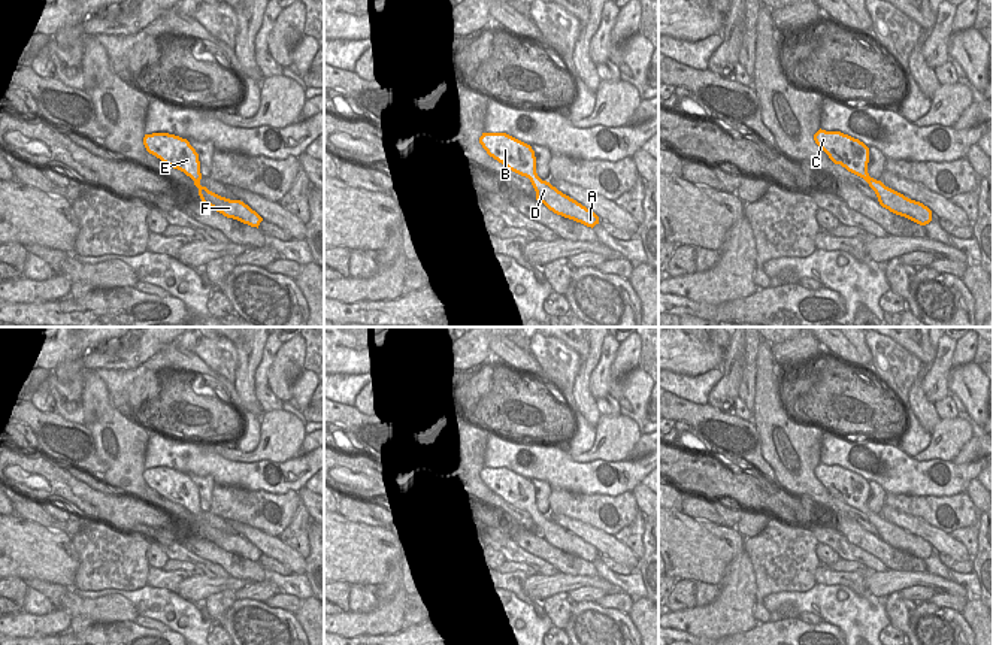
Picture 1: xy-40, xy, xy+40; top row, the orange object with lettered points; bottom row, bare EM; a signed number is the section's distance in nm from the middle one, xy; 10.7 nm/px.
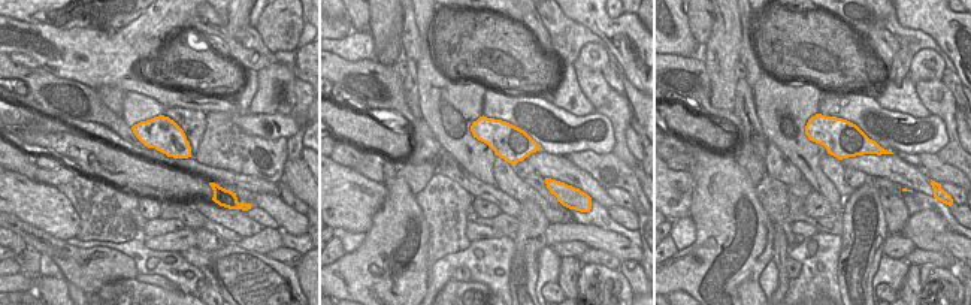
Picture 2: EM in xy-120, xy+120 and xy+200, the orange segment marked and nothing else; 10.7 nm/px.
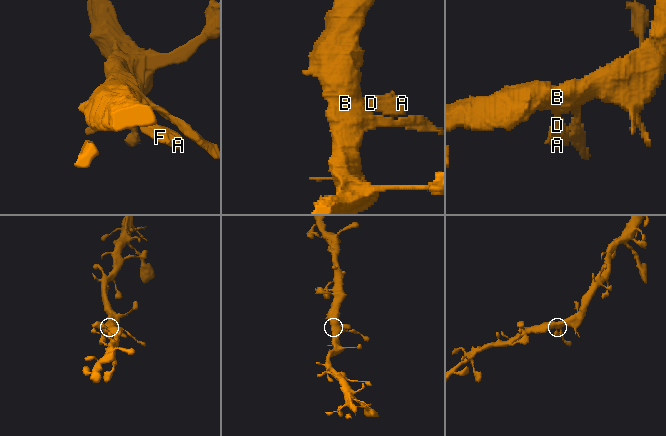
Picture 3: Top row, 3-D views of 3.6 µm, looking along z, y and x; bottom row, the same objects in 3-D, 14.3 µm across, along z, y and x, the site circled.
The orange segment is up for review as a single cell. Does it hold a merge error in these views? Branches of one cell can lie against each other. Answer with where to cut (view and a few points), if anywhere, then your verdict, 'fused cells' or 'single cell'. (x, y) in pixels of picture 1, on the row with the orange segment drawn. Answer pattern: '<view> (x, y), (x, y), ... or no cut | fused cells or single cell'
no cut | single cell

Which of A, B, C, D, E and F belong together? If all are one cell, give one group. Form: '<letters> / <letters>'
A B C D E F

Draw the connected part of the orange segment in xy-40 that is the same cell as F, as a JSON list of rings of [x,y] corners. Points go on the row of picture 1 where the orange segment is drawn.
[[[152,133],[145,134],[143,145],[149,154],[190,176],[199,188],[202,203],[214,208],[227,218],[237,219],[258,228],[263,218],[248,205],[240,200],[221,197],[200,185],[202,173],[199,154],[187,139],[169,133]]]

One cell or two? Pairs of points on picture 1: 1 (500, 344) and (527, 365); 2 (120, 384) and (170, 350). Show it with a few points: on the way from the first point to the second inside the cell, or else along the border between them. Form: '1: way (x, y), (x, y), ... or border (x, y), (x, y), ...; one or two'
1: way (506, 350), (521, 360); one
2: border (159, 351), (172, 366); two

